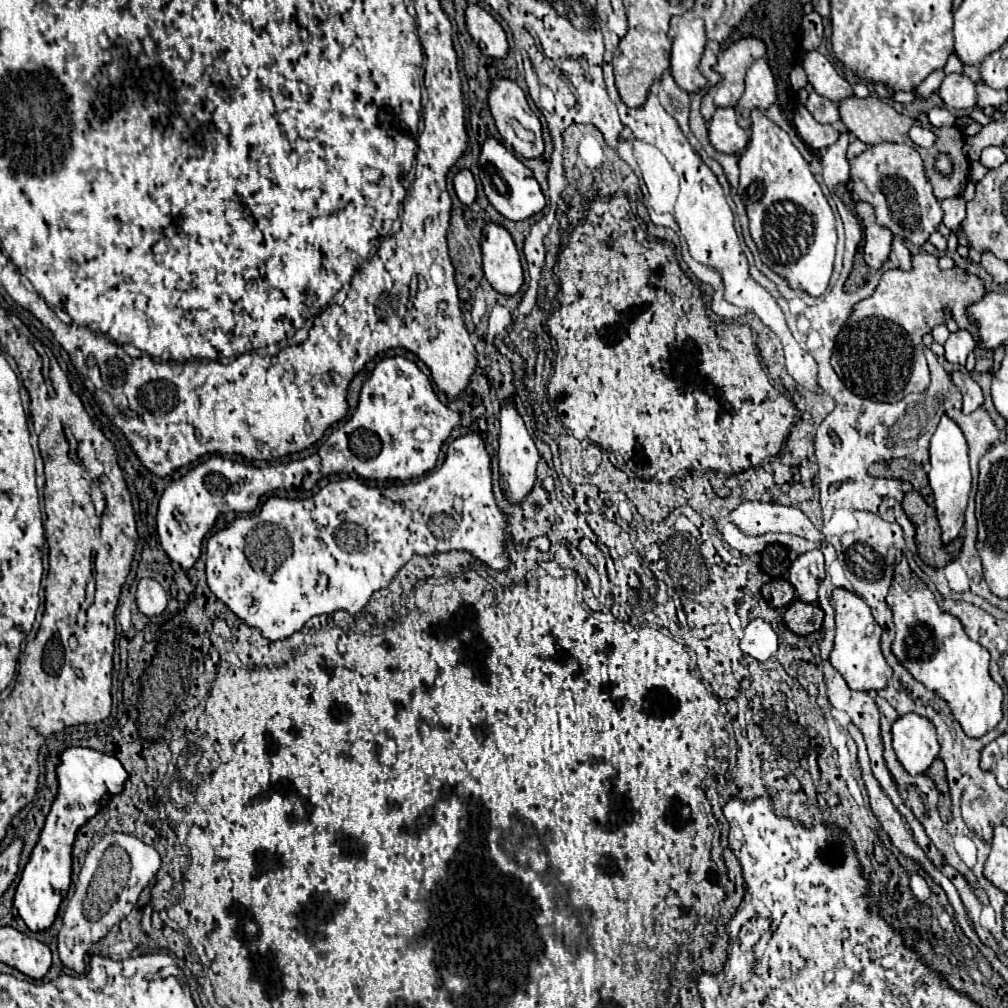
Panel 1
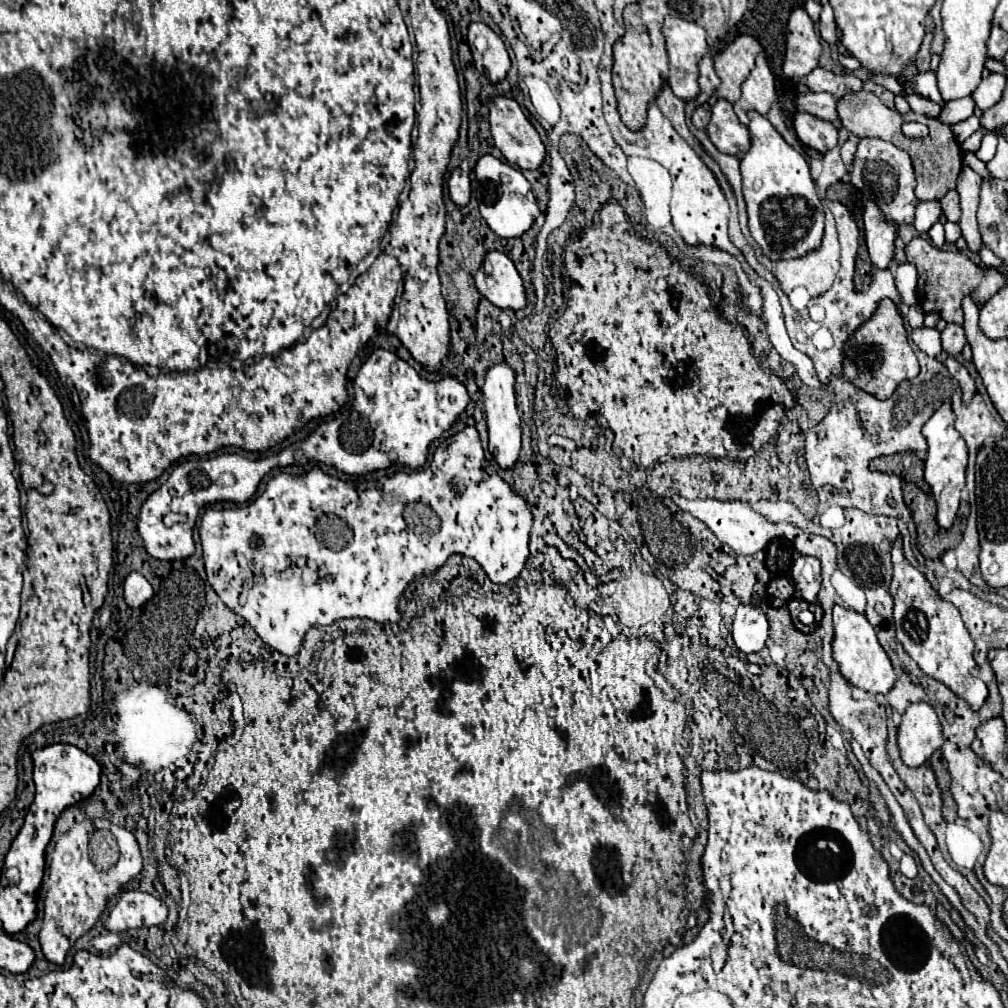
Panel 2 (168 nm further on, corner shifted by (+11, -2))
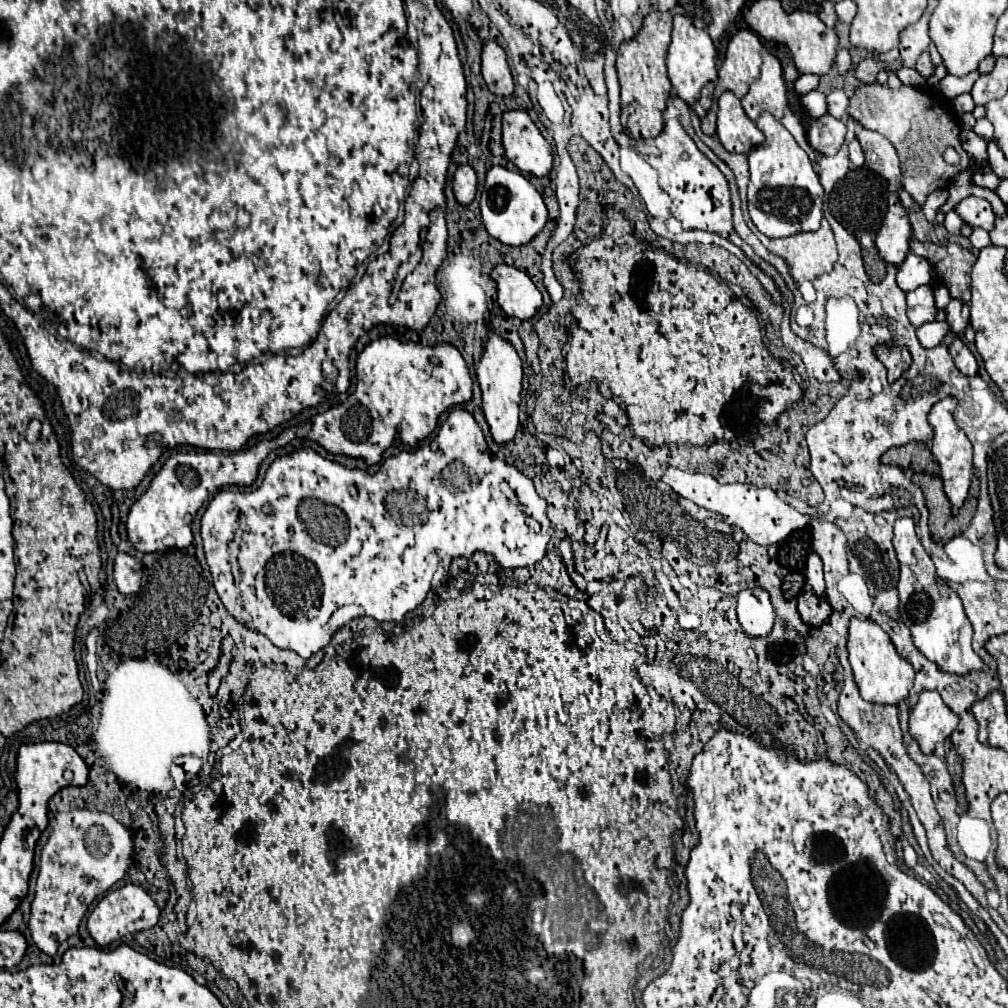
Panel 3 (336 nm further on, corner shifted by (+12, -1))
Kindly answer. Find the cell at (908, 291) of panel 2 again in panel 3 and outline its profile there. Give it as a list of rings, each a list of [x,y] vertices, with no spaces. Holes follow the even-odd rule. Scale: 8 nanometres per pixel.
[[[908,254],[906,260],[898,266],[898,274],[896,274],[896,284],[902,292],[912,292],[922,284],[930,284],[932,282],[932,266],[928,260],[916,256],[916,254]]]

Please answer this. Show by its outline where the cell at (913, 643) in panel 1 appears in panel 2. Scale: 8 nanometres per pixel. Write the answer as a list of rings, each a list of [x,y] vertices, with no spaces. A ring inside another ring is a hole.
[[[901,537],[895,539],[891,555],[895,573],[889,589],[895,599],[897,639],[927,675],[945,683],[955,695],[963,697],[977,711],[987,699],[987,685],[979,679],[979,667],[973,659],[975,643],[965,629],[957,607],[941,599],[925,575],[905,559]]]

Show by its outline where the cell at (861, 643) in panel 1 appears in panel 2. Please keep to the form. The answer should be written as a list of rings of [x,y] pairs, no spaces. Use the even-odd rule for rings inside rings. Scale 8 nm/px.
[[[839,605],[833,607],[833,623],[835,623],[835,639],[833,639],[833,657],[839,663],[841,675],[851,681],[855,687],[867,691],[867,693],[875,693],[875,695],[885,695],[887,691],[891,691],[897,675],[895,669],[891,665],[891,659],[887,657],[885,649],[879,645],[875,629],[871,627],[871,623],[867,621],[865,615],[851,611],[851,609],[843,609]]]

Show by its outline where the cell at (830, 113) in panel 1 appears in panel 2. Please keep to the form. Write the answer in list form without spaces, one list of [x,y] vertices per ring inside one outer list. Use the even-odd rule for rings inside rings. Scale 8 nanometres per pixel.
[[[805,93],[797,97],[797,111],[811,113],[831,123],[839,123],[837,115],[837,97],[831,93]]]

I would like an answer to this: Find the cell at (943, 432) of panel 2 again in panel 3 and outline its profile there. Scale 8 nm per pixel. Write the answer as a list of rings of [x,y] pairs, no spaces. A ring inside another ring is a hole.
[[[948,396],[944,400],[940,400],[938,404],[932,406],[930,414],[928,414],[928,422],[934,430],[934,442],[932,442],[932,454],[934,454],[934,460],[936,464],[940,466],[940,478],[942,478],[942,484],[944,484],[944,492],[952,504],[952,510],[954,514],[962,508],[964,504],[964,498],[968,494],[968,488],[970,488],[970,474],[972,474],[972,444],[970,440],[966,438],[966,434],[956,426],[954,422],[954,412],[956,408],[956,398]]]

